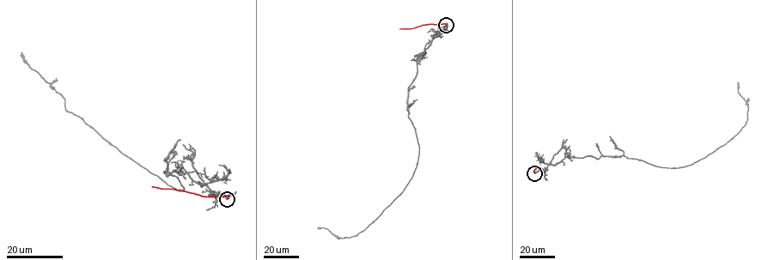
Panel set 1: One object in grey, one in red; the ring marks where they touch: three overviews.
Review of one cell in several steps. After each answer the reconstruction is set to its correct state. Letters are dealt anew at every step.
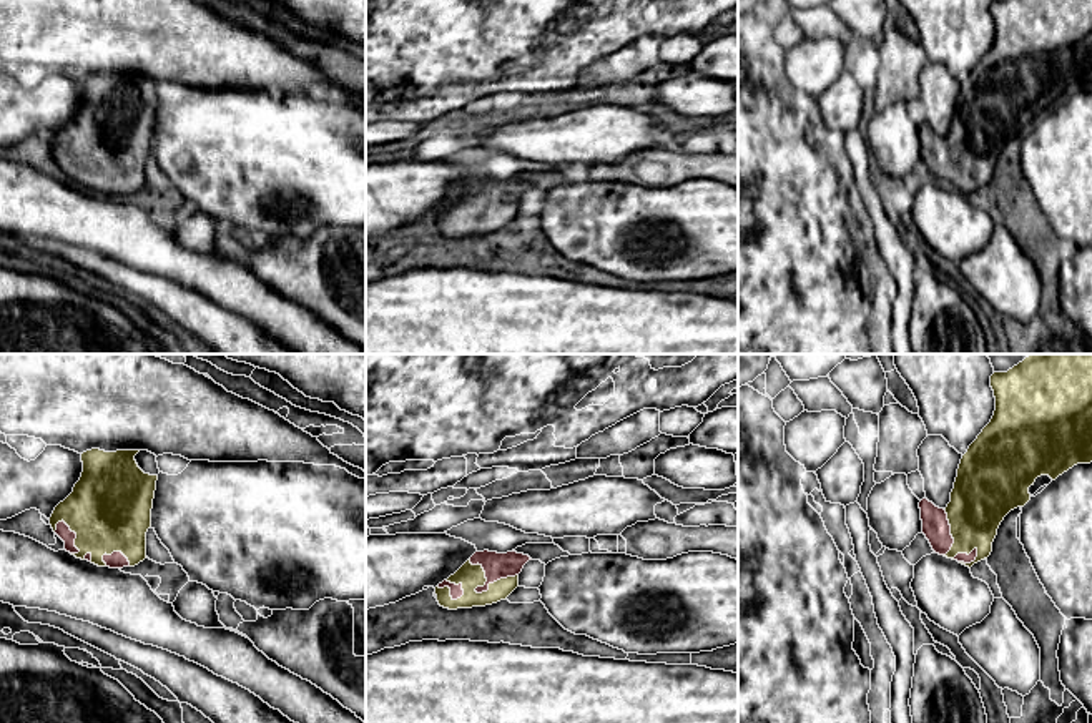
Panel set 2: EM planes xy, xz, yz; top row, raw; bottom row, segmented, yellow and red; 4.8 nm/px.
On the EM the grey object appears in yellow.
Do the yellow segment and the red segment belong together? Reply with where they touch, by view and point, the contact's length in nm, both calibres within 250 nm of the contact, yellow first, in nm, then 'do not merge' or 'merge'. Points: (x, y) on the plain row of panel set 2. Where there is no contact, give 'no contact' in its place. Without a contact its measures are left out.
meets yellow in xz at (489, 211); contact 260 nm long; 120 nm thick on the yellow side, 130 nm on the other; merge

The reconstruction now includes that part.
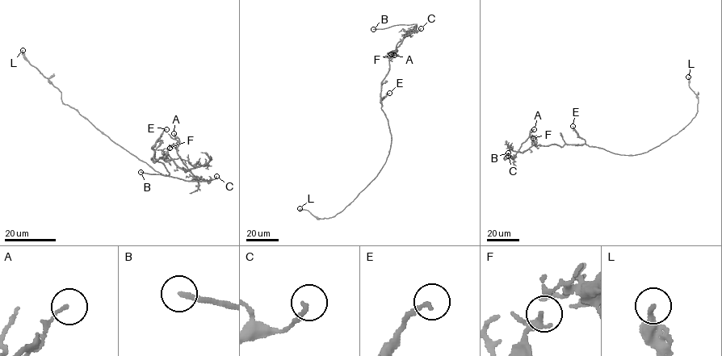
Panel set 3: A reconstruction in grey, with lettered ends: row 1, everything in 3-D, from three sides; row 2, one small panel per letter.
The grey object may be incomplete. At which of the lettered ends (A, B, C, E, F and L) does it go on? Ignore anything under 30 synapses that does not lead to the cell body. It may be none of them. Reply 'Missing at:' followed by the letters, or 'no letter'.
Missing at: B

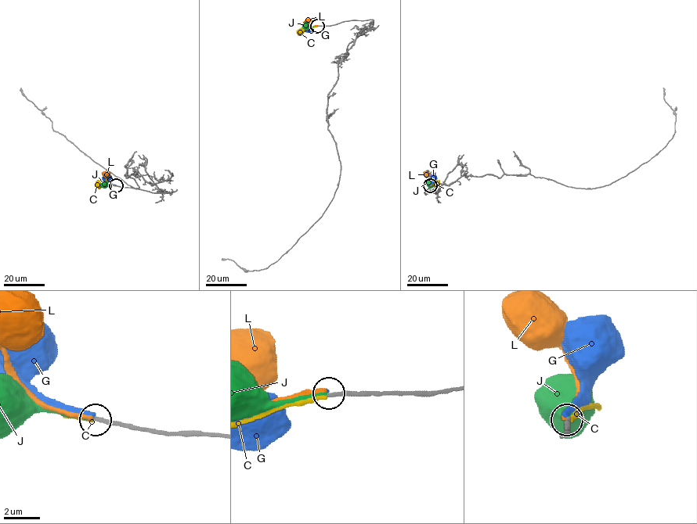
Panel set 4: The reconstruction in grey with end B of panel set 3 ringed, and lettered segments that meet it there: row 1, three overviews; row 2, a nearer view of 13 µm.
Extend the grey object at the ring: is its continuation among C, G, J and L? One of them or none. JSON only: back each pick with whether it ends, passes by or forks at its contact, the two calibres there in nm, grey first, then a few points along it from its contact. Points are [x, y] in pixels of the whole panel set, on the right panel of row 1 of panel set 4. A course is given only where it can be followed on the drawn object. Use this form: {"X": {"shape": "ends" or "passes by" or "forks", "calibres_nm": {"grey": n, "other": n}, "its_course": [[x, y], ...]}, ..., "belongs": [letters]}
{"J": {"shape": "ends", "calibres_nm": {"grey": 200, "other": 200}}, "belongs": ["J"]}

